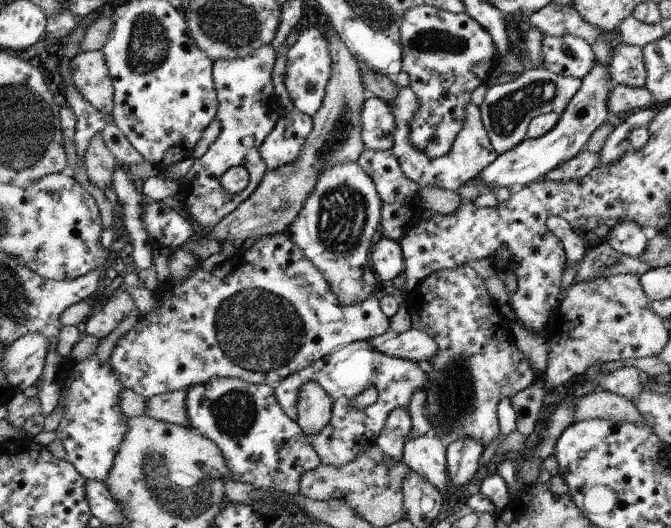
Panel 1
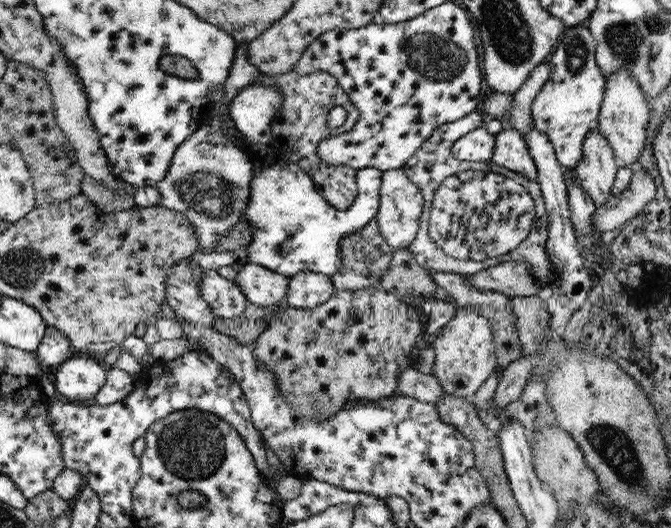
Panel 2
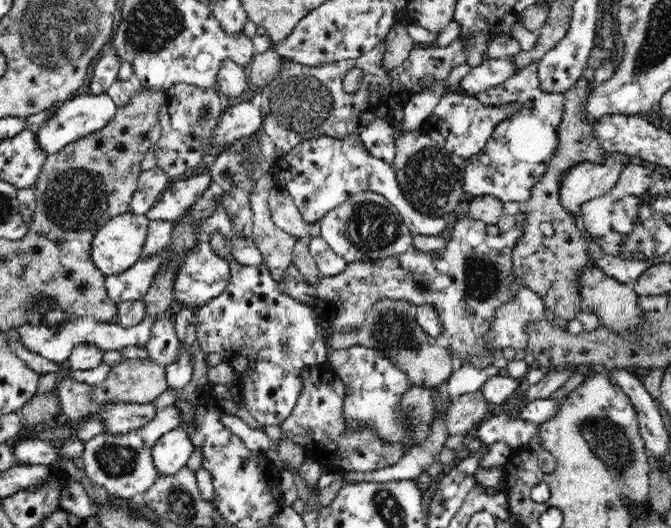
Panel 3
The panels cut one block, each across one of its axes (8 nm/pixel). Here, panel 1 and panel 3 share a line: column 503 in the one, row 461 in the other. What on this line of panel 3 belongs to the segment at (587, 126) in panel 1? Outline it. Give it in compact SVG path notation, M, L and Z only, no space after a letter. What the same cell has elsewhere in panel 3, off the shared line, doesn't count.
M167 433L152 448L154 465L160 475L173 475L186 467L195 447L190 438L180 433Z

